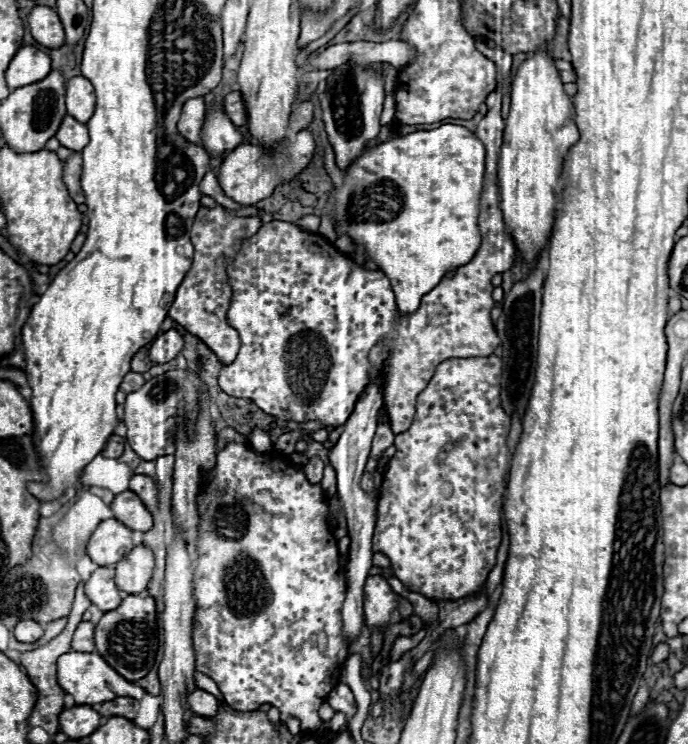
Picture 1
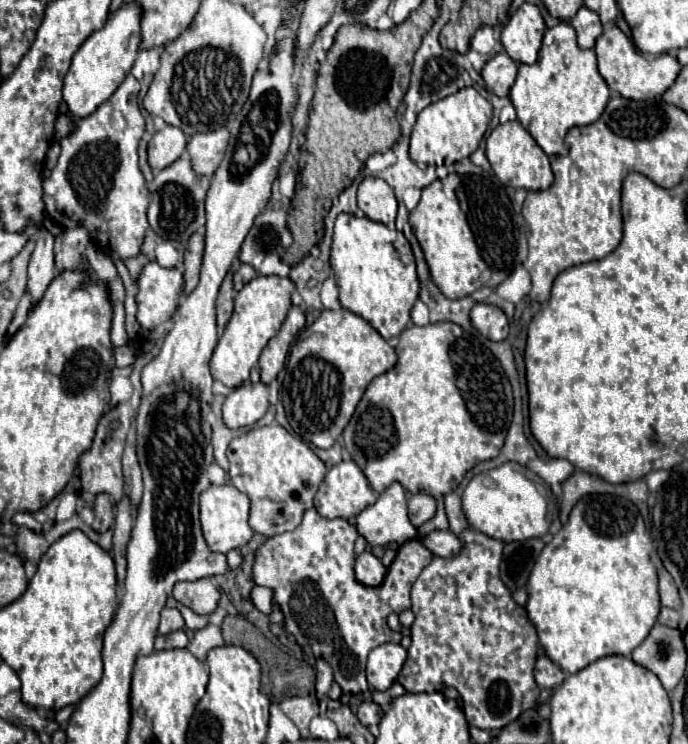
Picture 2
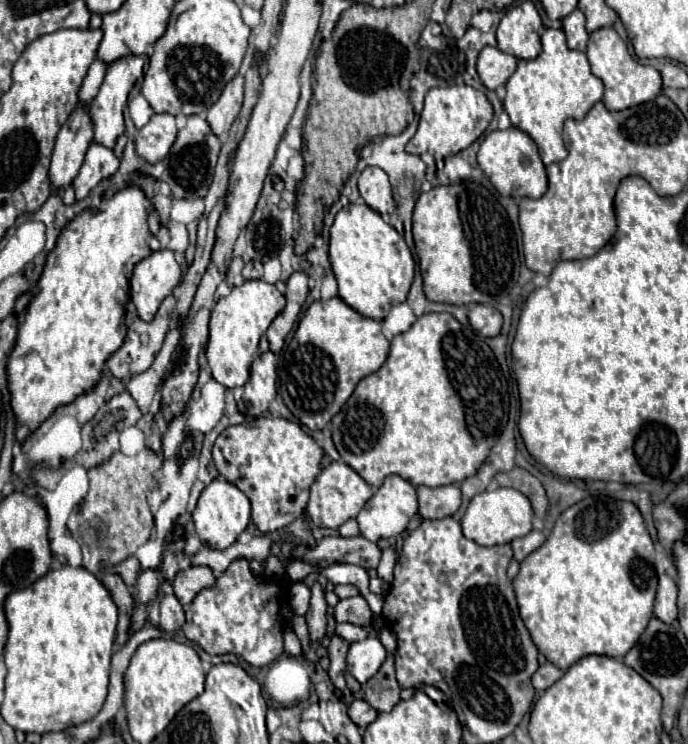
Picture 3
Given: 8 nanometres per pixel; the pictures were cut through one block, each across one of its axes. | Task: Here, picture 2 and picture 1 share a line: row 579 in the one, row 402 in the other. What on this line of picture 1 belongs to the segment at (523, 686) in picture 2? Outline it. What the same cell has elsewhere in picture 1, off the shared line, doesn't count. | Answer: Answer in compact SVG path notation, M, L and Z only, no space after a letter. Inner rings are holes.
M494 354L486 358L448 358L438 364L436 374L432 376L430 384L420 392L418 404L416 404L416 418L414 424L404 432L396 436L396 454L390 458L388 470L384 472L384 488L380 488L378 496L378 518L374 528L372 546L374 552L384 552L390 562L396 578L404 582L404 586L412 592L418 592L426 598L442 598L442 600L458 600L472 592L478 592L490 574L490 570L496 564L496 552L502 542L502 530L500 530L500 508L502 508L502 494L504 494L504 472L508 466L508 446L506 438L510 432L510 416L500 406L500 374L502 374L502 360Z

